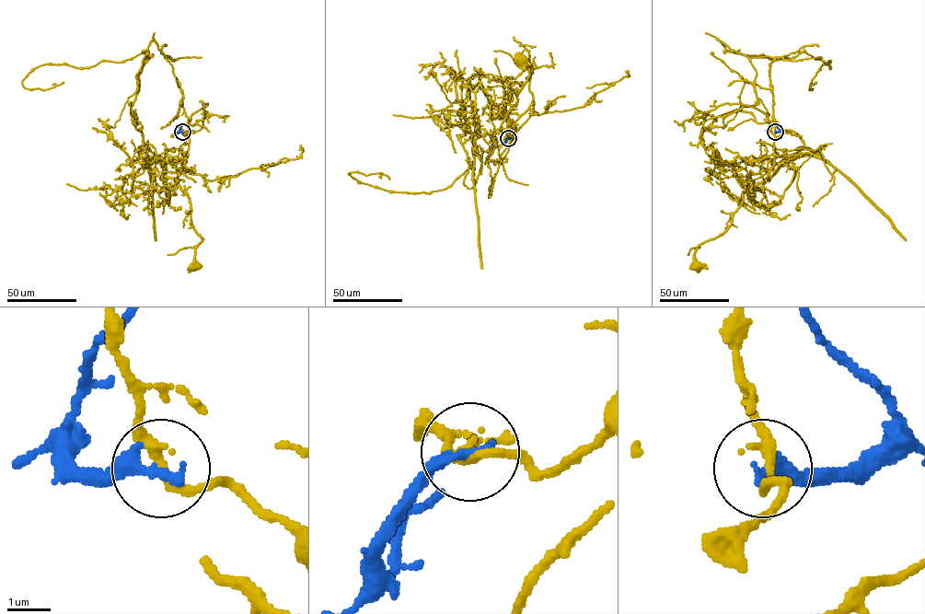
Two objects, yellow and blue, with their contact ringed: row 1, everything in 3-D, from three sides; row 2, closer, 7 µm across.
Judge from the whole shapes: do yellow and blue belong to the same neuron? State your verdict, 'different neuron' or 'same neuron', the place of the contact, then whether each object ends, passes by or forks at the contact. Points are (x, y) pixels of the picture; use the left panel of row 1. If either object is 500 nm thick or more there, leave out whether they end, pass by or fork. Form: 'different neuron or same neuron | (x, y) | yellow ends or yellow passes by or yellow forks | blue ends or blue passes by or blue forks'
different neuron | (182, 132) | yellow passes by | blue ends

